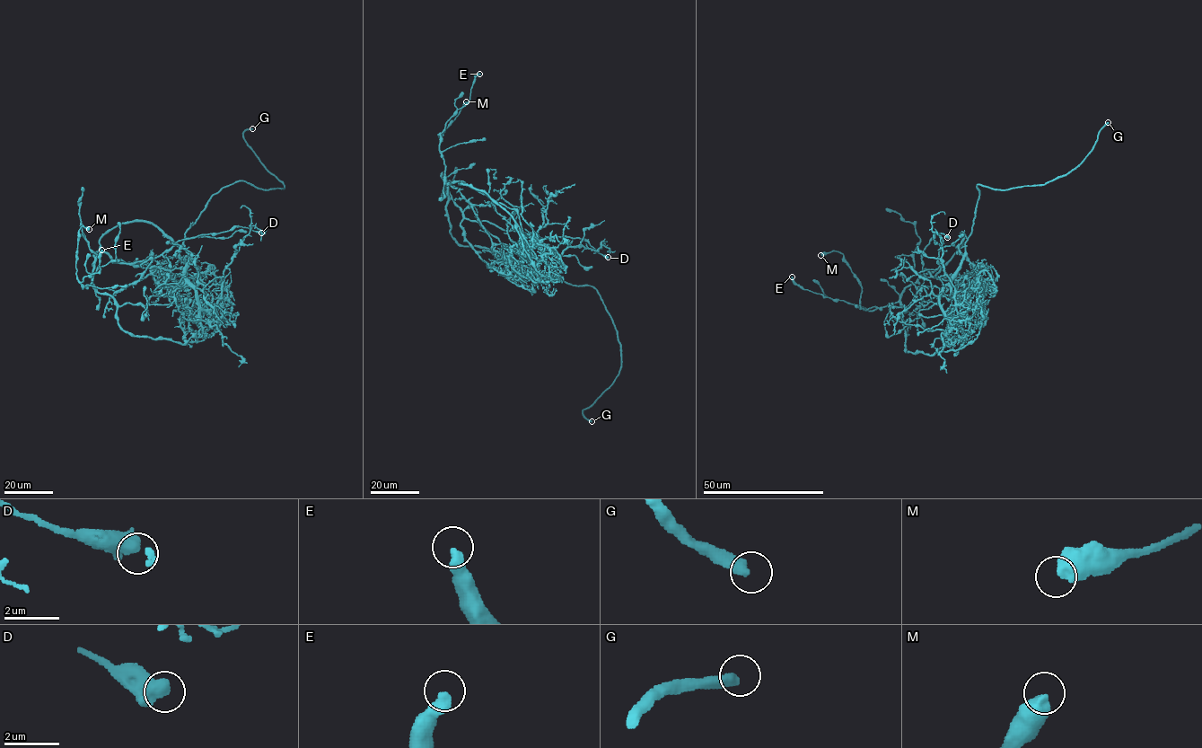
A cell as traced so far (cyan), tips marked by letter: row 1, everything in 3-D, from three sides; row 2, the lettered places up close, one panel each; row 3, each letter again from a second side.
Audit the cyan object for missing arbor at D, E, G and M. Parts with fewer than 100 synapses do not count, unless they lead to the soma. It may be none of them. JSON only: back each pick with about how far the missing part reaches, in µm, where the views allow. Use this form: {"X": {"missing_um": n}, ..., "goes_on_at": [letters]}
{"G": {"missing_um": 10}, "goes_on_at": ["G"]}

